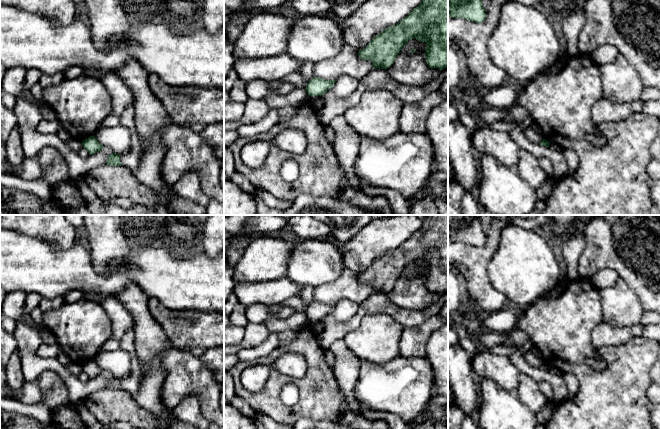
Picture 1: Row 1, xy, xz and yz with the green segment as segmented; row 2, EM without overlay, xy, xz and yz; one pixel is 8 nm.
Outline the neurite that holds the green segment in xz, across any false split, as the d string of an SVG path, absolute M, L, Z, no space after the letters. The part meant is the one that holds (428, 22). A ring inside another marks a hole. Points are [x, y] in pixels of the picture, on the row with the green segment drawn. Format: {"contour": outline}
{"contour": "M422 0L405 18L376 35L358 56L386 70L411 39L425 42L429 68L448 66L448 0Z"}

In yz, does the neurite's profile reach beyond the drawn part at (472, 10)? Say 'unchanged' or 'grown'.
unchanged

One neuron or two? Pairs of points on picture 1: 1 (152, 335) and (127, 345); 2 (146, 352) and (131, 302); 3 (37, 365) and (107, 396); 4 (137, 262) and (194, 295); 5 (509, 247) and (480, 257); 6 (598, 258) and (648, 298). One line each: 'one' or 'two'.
1: two
2: one
3: two
4: one
5: two
6: one

